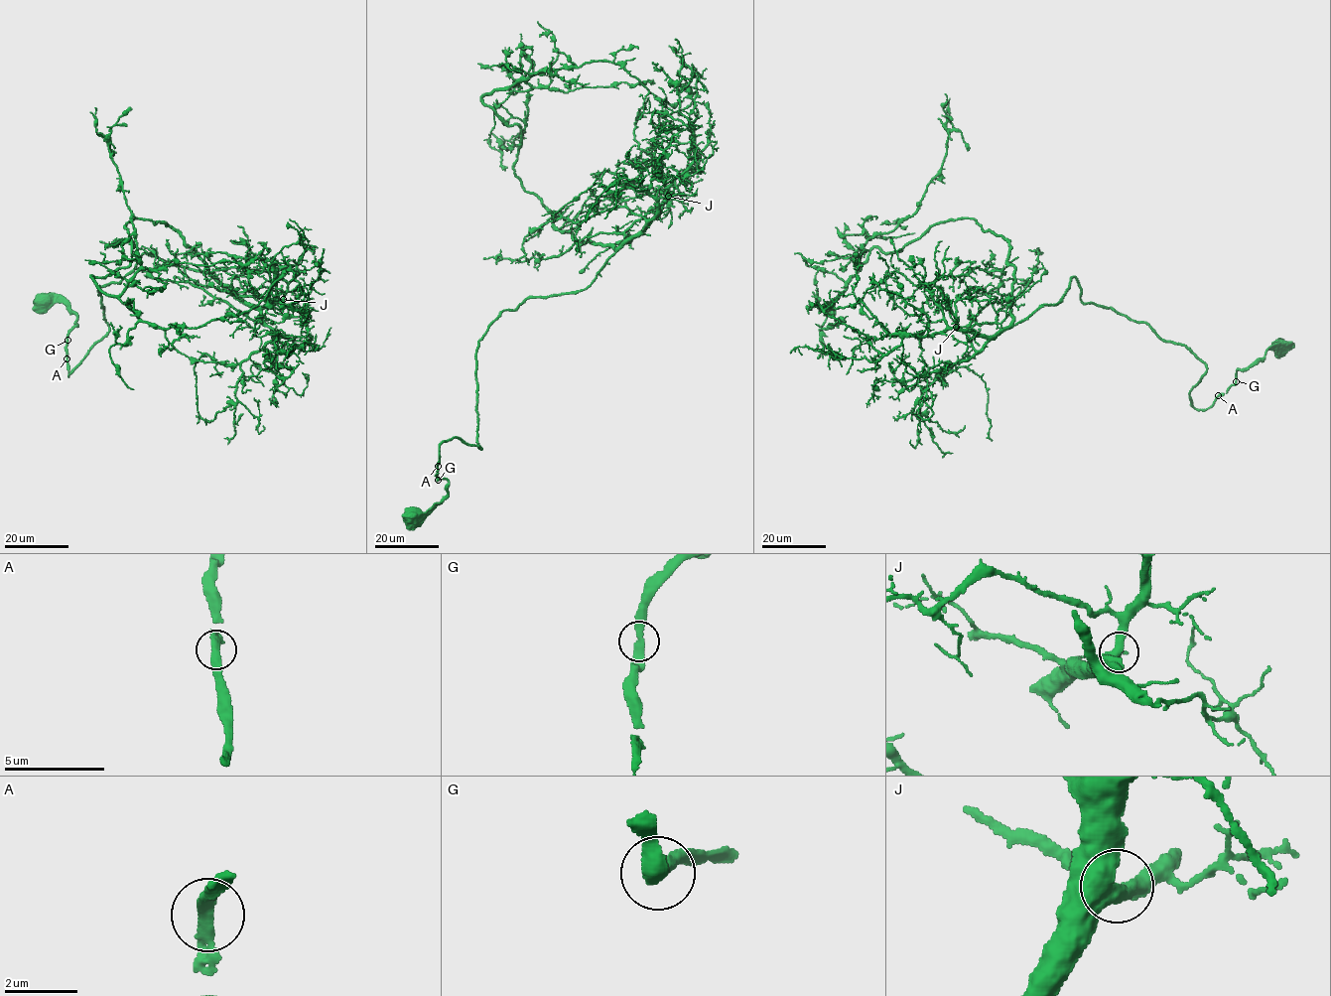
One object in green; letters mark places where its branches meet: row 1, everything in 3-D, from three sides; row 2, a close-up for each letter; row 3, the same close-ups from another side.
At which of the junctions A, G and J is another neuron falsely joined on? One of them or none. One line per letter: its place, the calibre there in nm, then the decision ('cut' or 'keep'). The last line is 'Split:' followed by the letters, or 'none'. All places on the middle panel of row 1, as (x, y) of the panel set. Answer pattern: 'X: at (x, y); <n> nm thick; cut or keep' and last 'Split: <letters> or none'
A: at (438, 466); 320 nm thick; keep
G: at (438, 480); 280 nm thick; keep
J: at (668, 196); 500 nm thick; keep
Split: none

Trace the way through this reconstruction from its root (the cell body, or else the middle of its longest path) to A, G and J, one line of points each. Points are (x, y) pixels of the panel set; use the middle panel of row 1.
A: (413, 514), (406, 513), (425, 512), (447, 494), (449, 482), (444, 478), (438, 481), (438, 466)
G: (413, 514), (406, 513), (425, 512), (447, 496), (449, 482), (444, 478), (438, 481)
J: (413, 514), (447, 494), (442, 442), (480, 449), (476, 348), (487, 327), (525, 299), (585, 289), (668, 196)

